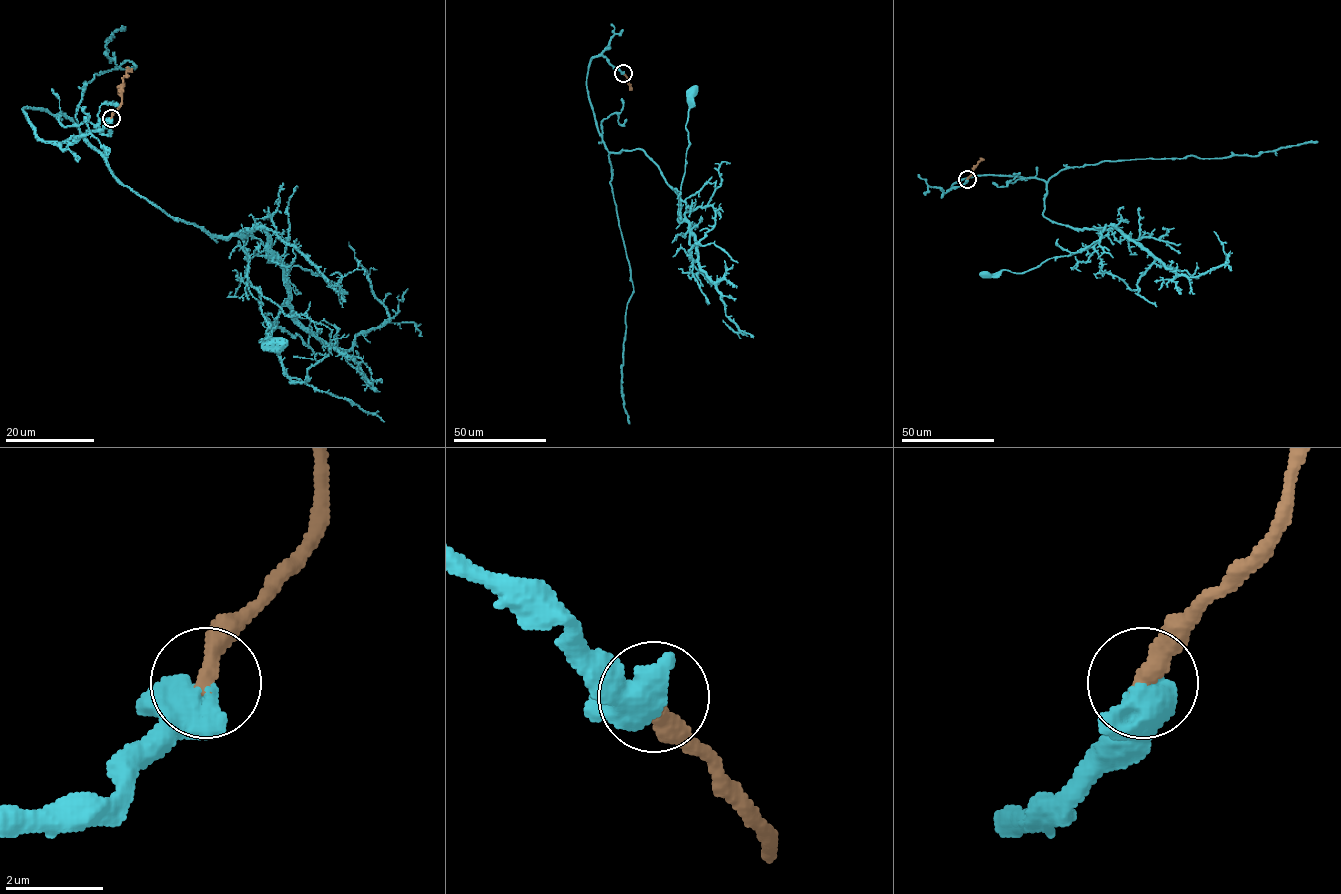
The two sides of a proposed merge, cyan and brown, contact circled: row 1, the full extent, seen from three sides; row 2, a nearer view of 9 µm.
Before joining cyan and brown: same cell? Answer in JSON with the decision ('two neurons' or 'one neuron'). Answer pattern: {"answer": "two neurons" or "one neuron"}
{"answer": "one neuron"}

